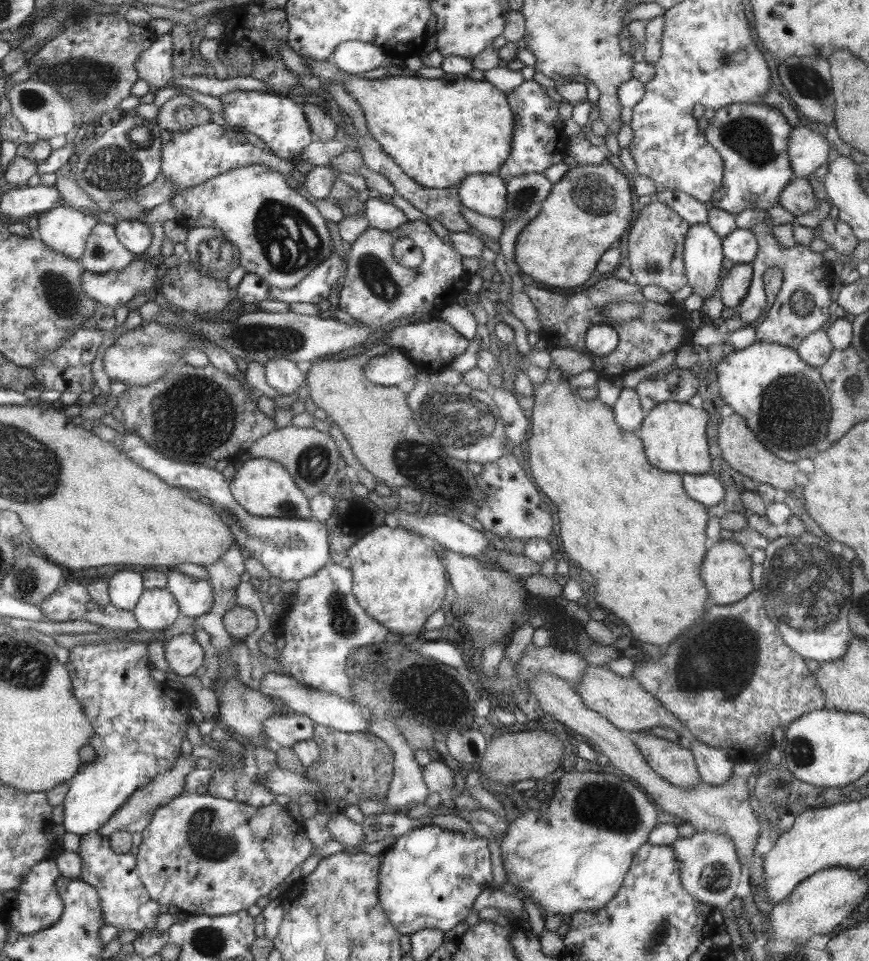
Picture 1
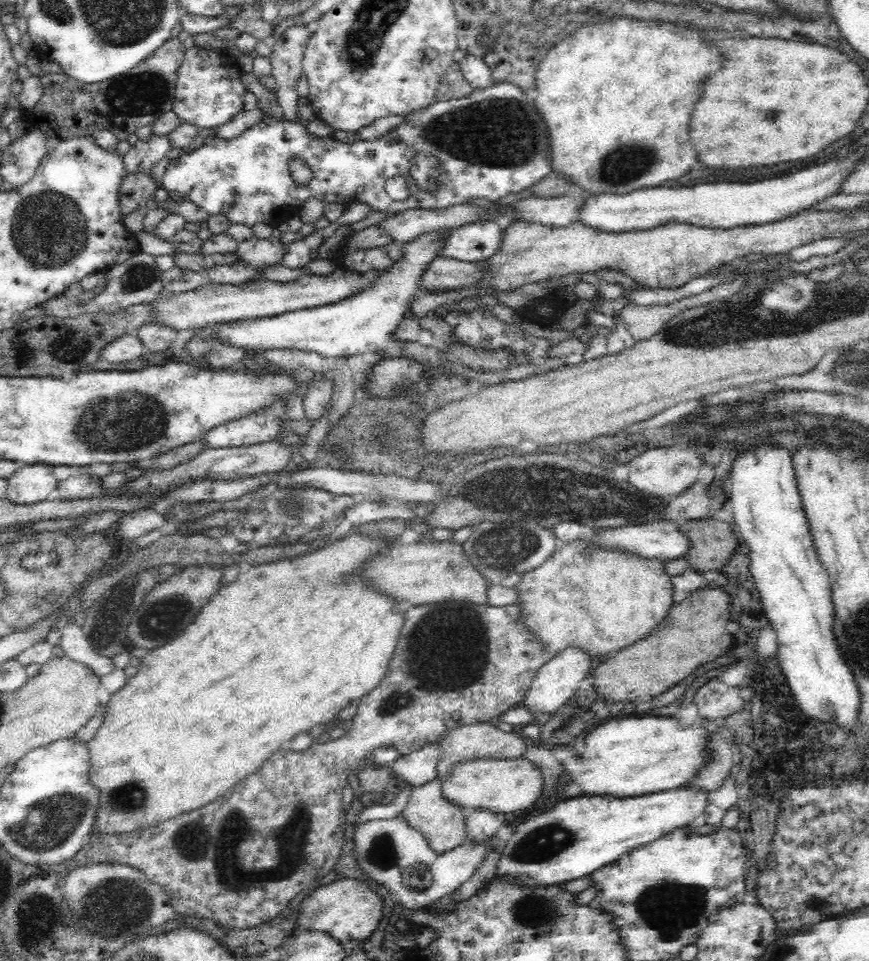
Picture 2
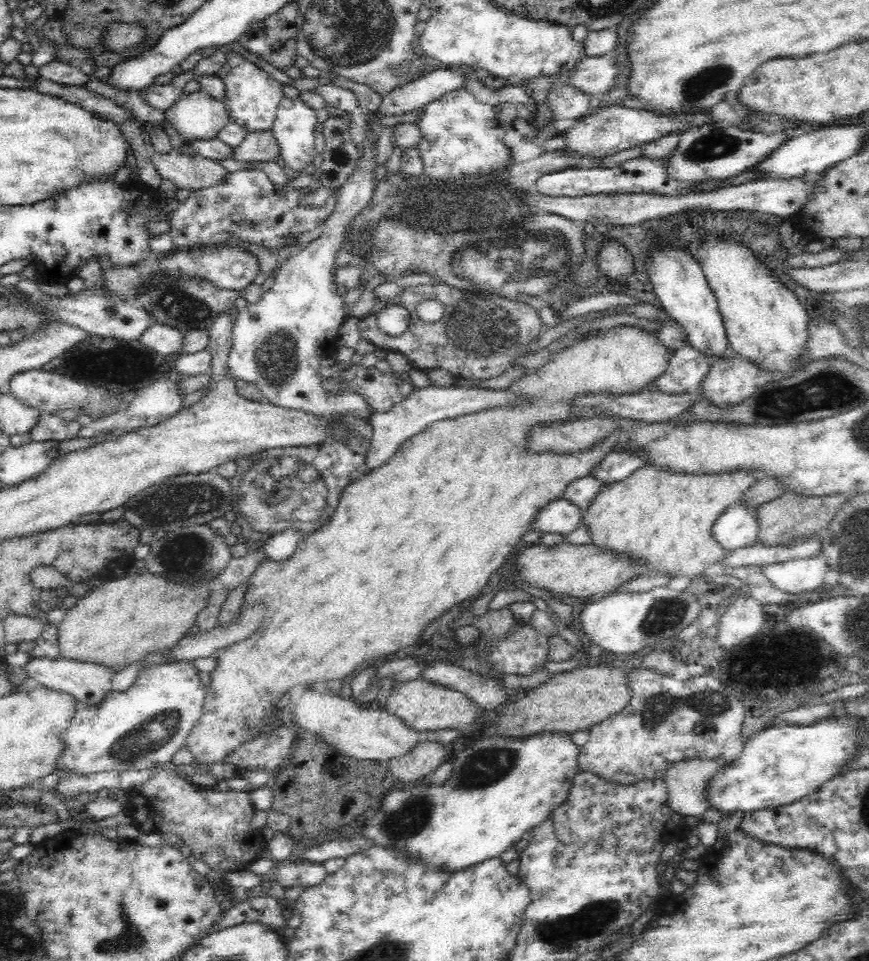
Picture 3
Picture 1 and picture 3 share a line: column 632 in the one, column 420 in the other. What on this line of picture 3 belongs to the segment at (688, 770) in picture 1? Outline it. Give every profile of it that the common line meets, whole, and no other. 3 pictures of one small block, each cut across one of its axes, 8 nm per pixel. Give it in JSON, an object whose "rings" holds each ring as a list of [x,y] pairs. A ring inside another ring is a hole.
{"rings":[[[304,692],[298,700],[298,710],[294,710],[294,722],[302,730],[308,730],[334,746],[344,756],[370,762],[387,762],[392,757],[407,755],[424,737],[385,710],[360,710],[352,700],[342,700],[340,694],[330,696],[324,692]]]}

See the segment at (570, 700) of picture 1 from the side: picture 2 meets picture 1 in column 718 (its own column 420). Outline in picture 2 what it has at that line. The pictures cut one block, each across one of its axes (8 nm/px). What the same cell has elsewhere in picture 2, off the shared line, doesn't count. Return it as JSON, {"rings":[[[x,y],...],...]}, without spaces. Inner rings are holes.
{"rings":[[[436,777],[423,786],[416,787],[410,796],[410,802],[403,816],[428,816],[428,818],[404,818],[410,828],[416,830],[427,841],[430,849],[438,856],[465,844],[468,838],[466,813],[457,805],[442,796],[442,782]]]}

